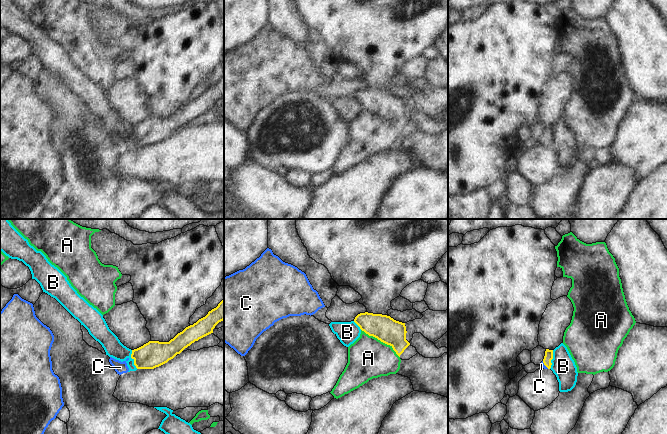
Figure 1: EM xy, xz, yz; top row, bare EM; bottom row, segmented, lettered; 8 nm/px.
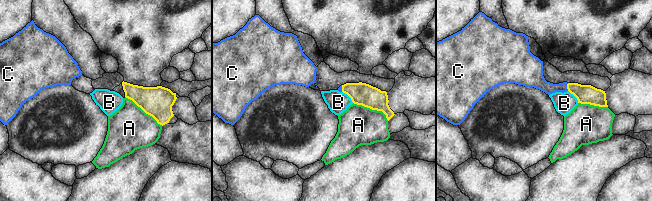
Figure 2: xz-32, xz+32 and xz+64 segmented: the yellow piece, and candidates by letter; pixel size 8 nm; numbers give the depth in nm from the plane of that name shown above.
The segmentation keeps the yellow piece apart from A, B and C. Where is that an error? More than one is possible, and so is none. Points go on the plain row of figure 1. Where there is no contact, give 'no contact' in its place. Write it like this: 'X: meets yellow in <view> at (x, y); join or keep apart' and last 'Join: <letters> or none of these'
A: meets yellow in xz at (381, 117); keep apart
B: meets yellow in xy at (132, 134); keep apart
C: meets yellow in yz at (545, 141); join
Join: C

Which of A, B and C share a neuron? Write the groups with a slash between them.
A / B / C

